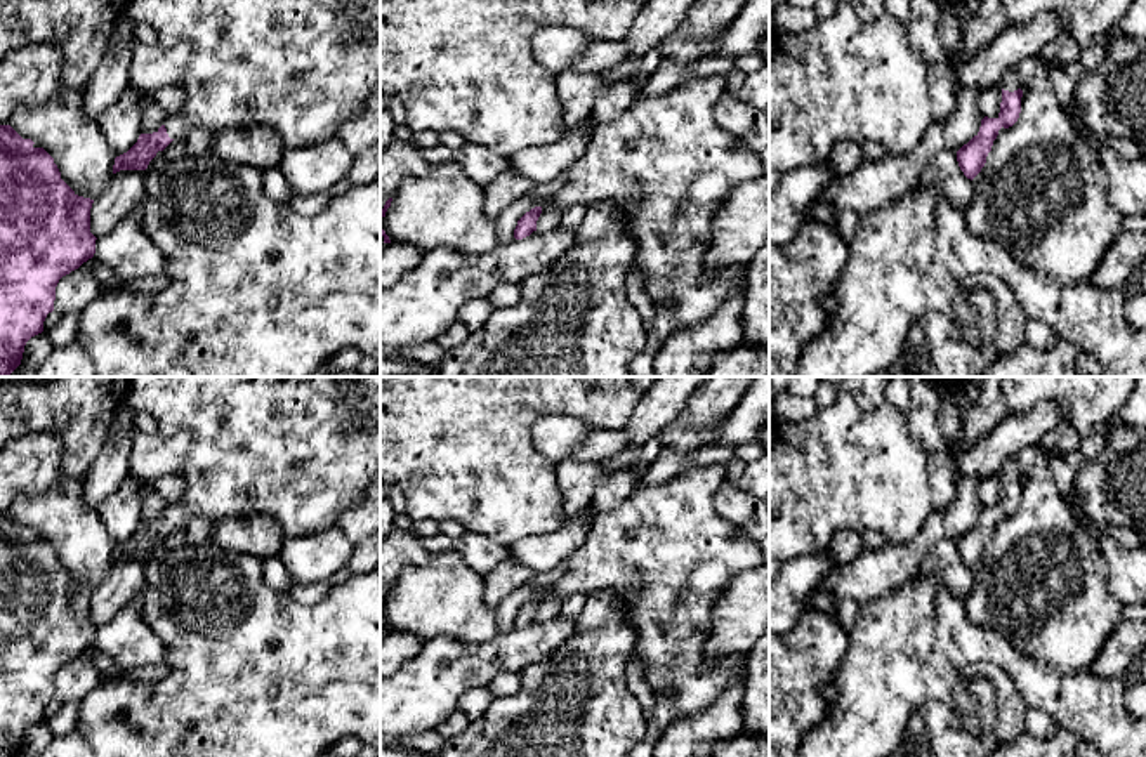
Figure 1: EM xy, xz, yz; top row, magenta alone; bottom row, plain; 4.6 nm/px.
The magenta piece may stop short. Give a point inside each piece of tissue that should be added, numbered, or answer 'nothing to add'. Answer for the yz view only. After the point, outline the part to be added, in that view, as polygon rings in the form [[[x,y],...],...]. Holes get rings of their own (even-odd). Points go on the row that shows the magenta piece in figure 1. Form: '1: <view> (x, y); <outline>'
1: yz (1009, 82); [[[1009,69],[1009,71],[1004,75],[1004,78],[1002,78],[1002,82],[1000,82],[1000,87],[1002,87],[1004,90],[1009,90],[1009,92],[1014,92],[1014,90],[1019,89],[1019,87],[1018,87],[1018,78],[1016,78],[1016,75],[1014,75],[1014,69]]]

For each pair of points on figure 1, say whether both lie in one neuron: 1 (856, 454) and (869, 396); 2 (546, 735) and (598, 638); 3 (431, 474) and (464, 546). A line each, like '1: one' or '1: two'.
1: two
2: one
3: two

